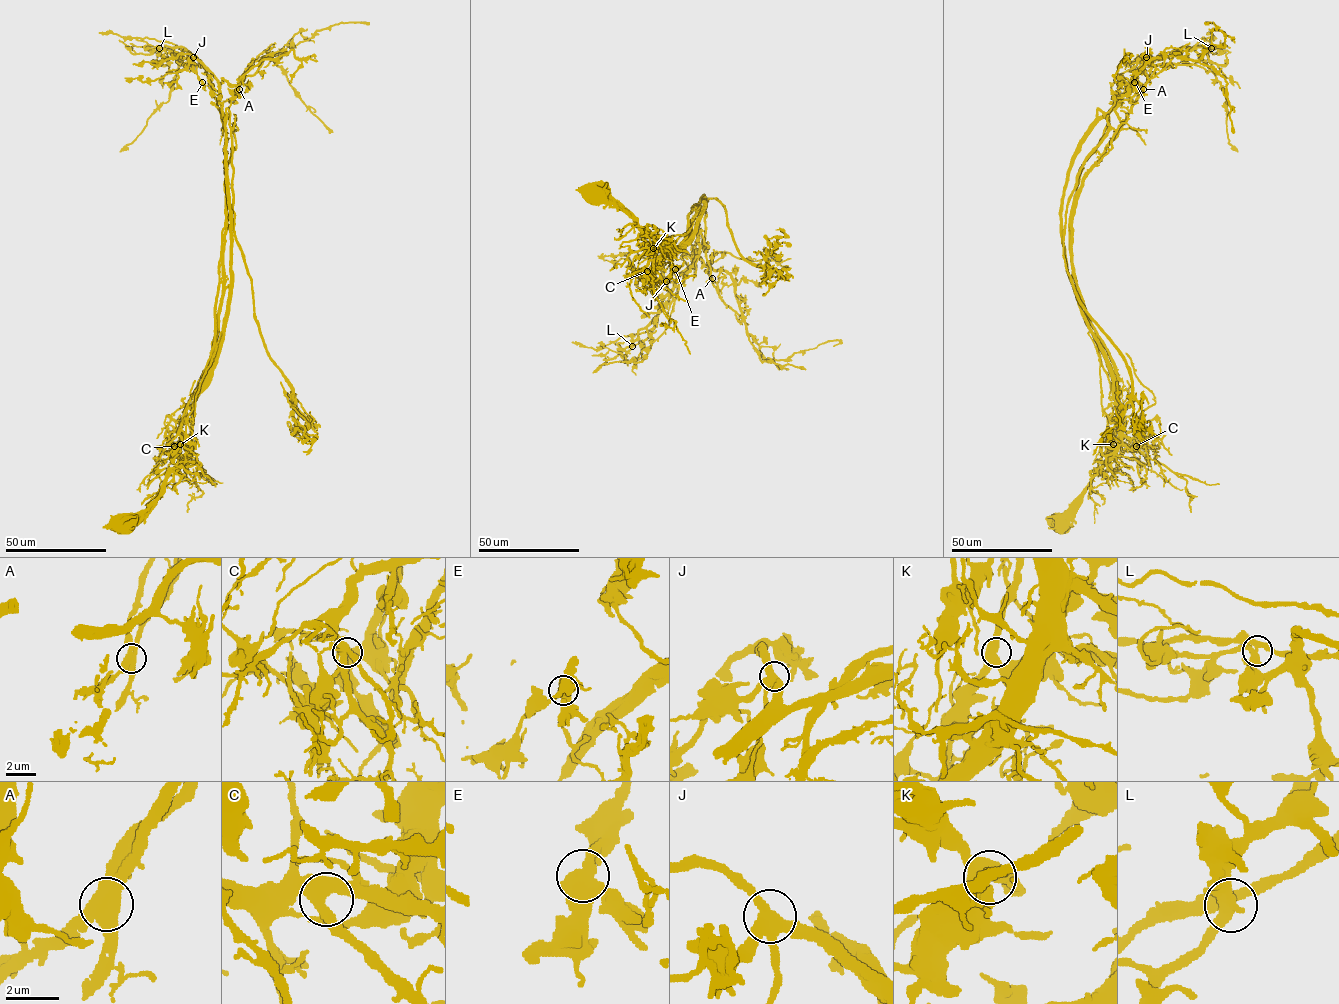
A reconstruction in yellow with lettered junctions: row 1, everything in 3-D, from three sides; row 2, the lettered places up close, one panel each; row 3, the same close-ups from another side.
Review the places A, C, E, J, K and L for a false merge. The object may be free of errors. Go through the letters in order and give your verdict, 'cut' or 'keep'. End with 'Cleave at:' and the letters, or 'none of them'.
A: cut
C: keep
E: keep
J: keep
K: keep
L: keep
Cleave at: A

